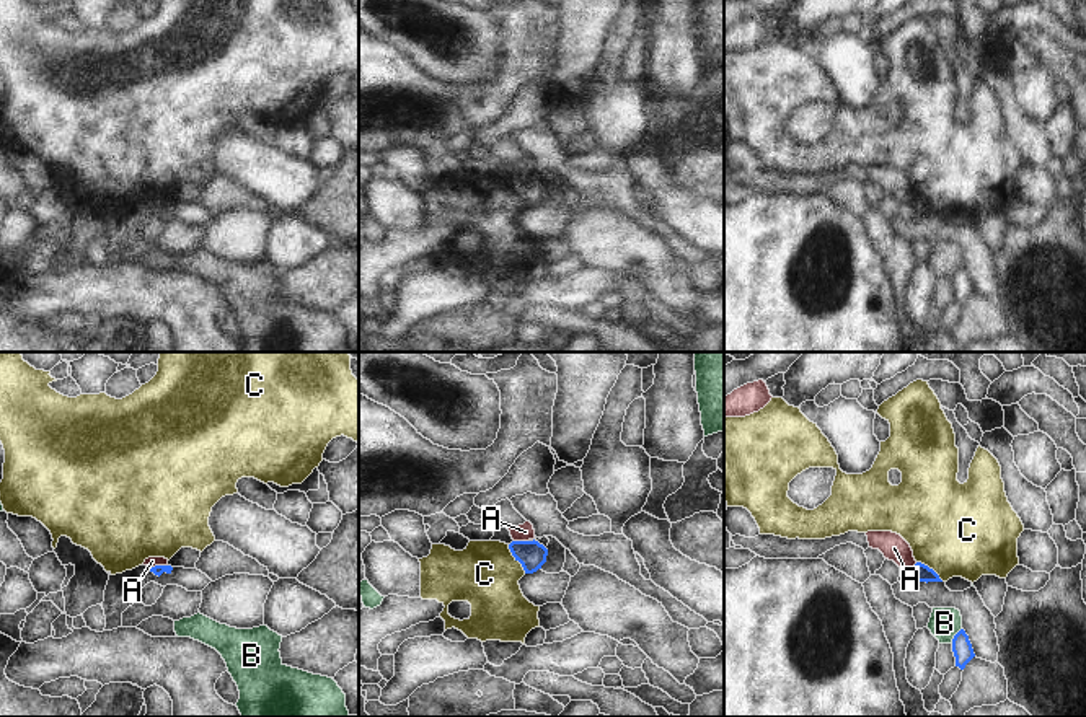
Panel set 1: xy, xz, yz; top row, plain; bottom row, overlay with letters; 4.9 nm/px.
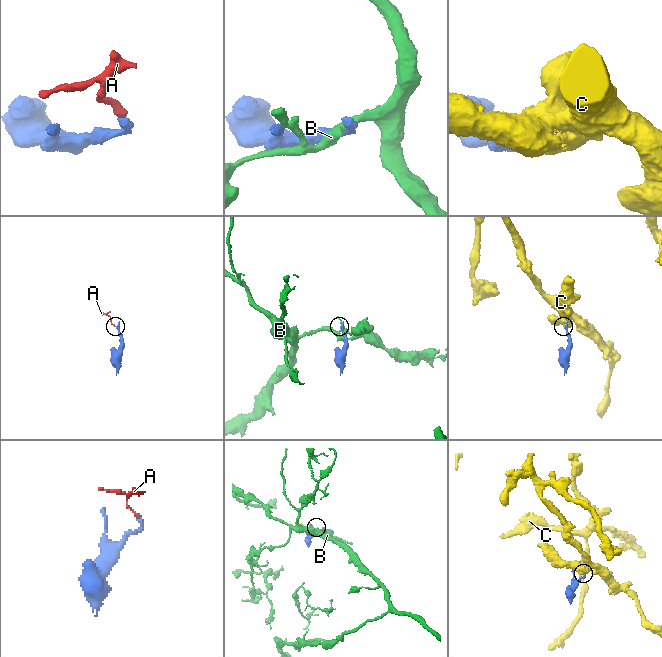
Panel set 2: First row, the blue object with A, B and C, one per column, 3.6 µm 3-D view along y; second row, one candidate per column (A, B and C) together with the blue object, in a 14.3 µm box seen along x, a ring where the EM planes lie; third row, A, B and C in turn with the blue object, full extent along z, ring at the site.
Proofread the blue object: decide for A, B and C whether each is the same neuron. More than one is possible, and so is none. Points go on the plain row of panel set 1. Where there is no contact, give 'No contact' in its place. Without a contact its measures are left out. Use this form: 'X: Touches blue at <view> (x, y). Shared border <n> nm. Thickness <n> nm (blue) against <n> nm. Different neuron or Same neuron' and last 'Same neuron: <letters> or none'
A: Touches blue at xy (157, 201). Shared border 110 nm. Thickness 50 nm (blue) against 50 nm. Different neuron
B: Touches blue at yz (954, 271). Shared border 90 nm. Thickness 100 nm (blue) against 160 nm. Different neuron
C: Touches blue at xz (516, 194). Shared border 170 nm. Thickness 140 nm (blue) against 320 nm. Different neuron
Same neuron: none

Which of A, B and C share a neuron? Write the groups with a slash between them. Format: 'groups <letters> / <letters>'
groups A / B / C

